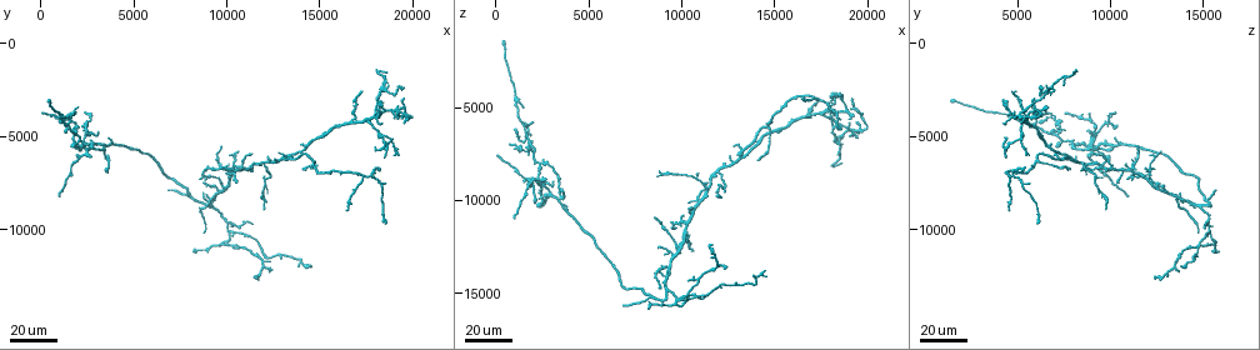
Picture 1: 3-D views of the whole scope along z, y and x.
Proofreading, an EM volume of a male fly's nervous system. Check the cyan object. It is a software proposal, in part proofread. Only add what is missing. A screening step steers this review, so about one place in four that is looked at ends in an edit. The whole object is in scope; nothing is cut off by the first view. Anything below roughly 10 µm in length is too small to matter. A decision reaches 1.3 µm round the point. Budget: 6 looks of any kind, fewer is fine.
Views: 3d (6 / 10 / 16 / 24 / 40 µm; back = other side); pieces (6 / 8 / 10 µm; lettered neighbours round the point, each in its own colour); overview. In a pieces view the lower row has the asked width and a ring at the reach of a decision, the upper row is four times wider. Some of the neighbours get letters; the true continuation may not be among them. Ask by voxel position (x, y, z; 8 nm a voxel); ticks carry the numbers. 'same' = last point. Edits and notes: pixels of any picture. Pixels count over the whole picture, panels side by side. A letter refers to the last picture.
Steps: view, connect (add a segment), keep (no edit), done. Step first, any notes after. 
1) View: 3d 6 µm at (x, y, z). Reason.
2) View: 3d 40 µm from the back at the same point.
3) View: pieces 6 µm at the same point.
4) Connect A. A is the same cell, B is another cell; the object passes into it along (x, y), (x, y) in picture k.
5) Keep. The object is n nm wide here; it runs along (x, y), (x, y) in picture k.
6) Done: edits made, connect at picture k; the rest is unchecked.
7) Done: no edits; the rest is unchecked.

View: 3d 24 µm at (1000, 4200, 6000). Free end.

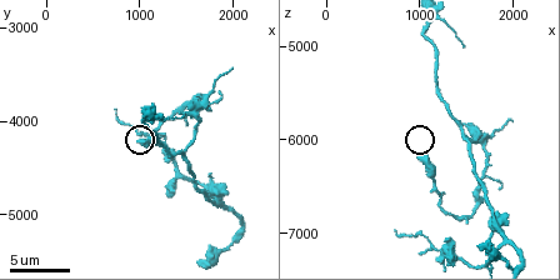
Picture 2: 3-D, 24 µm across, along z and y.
View: pieces 8 µm at (1050, 4200, 6150).

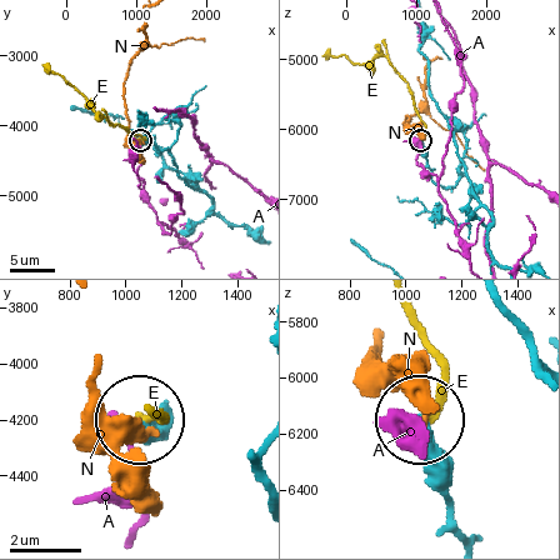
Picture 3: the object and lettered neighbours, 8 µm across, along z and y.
Keep. The object is 480 nm wide here; A, E and N are other cells; none of them fits.

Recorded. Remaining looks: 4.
View: 3d 40 µm at (200, 3800, 7600). Free end.

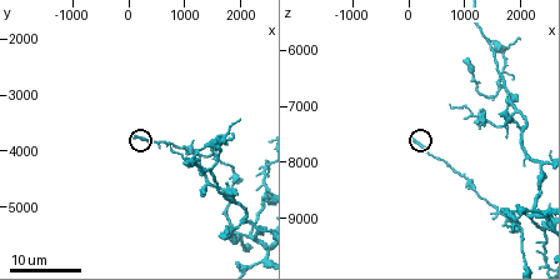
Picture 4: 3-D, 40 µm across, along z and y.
View: pieces 6 µm at (100, 3750, 7600).

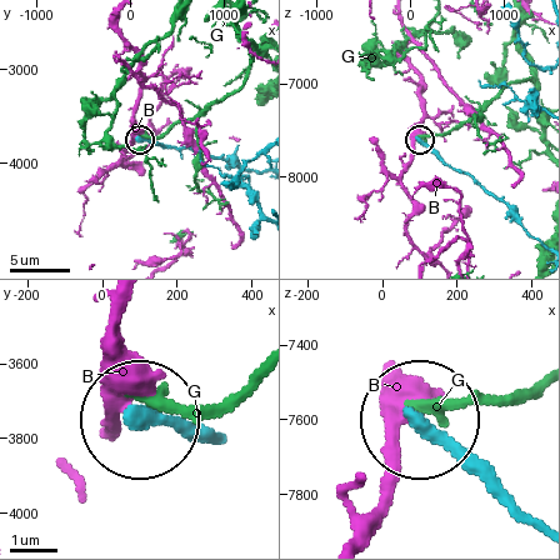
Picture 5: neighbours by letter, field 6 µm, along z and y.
Keep. B and G are other cells; it runs along (204, 444), (149, 420) in picture 5; none of them fits.

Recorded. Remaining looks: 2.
View: 3d 40 µm at (1000, 8200, 11000). Free end.

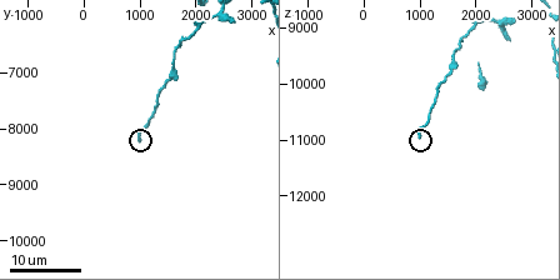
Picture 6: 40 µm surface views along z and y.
View: pieces 6 µm at (1000, 8250, 10950).

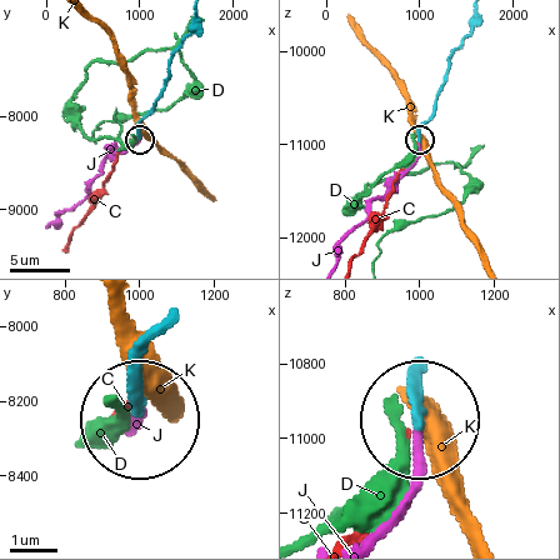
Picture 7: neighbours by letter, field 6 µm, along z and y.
Connect J. J is the same cell, C, D and K are other cells; the object passes into it along (423, 379), (411, 486), (379, 534) in picture 7; the neuron continues.

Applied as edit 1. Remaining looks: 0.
Done: edits made, connect at picture 7; the rest is unchecked.

